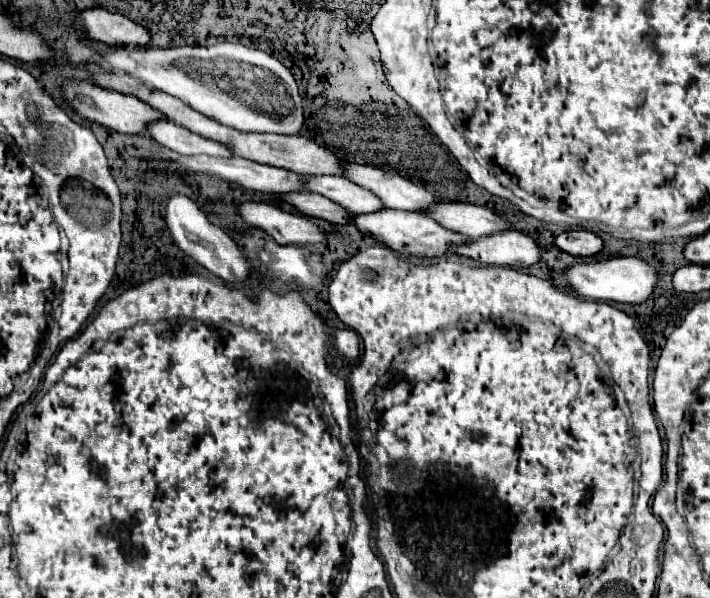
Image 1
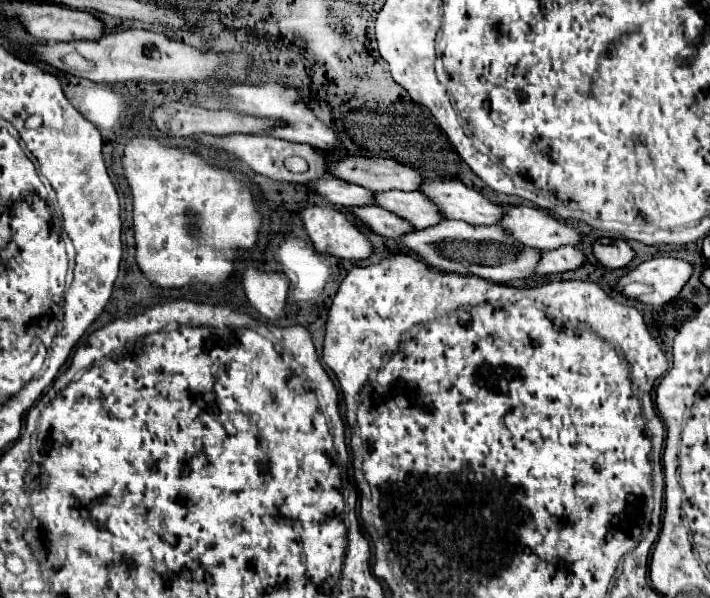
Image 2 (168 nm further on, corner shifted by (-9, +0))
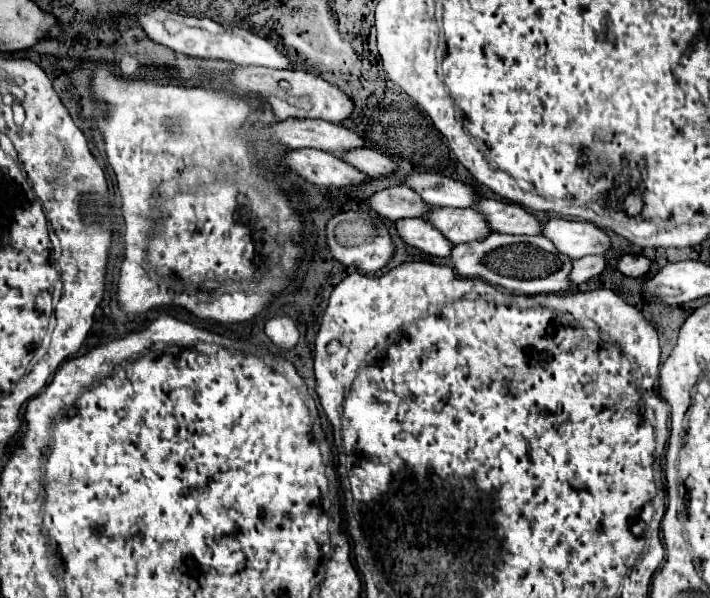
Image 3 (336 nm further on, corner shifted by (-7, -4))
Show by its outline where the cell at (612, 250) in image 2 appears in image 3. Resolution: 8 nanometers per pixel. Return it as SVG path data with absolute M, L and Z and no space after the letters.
M624 254L618 262L618 270L630 278L642 278L648 274L652 262L640 254Z

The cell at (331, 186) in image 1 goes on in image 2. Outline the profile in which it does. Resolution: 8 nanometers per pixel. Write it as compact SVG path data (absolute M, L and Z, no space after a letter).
M374 192L374 204L410 222L414 228L428 228L428 224L436 224L436 220L442 220L440 212L436 212L436 206L430 200L424 200L420 192Z

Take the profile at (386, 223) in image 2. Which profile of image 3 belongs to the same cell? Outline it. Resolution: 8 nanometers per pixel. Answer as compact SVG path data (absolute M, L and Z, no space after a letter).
M400 220L400 222L396 222L396 228L398 228L400 238L406 244L410 244L426 254L446 258L446 256L450 256L450 252L454 248L454 244L426 220Z

